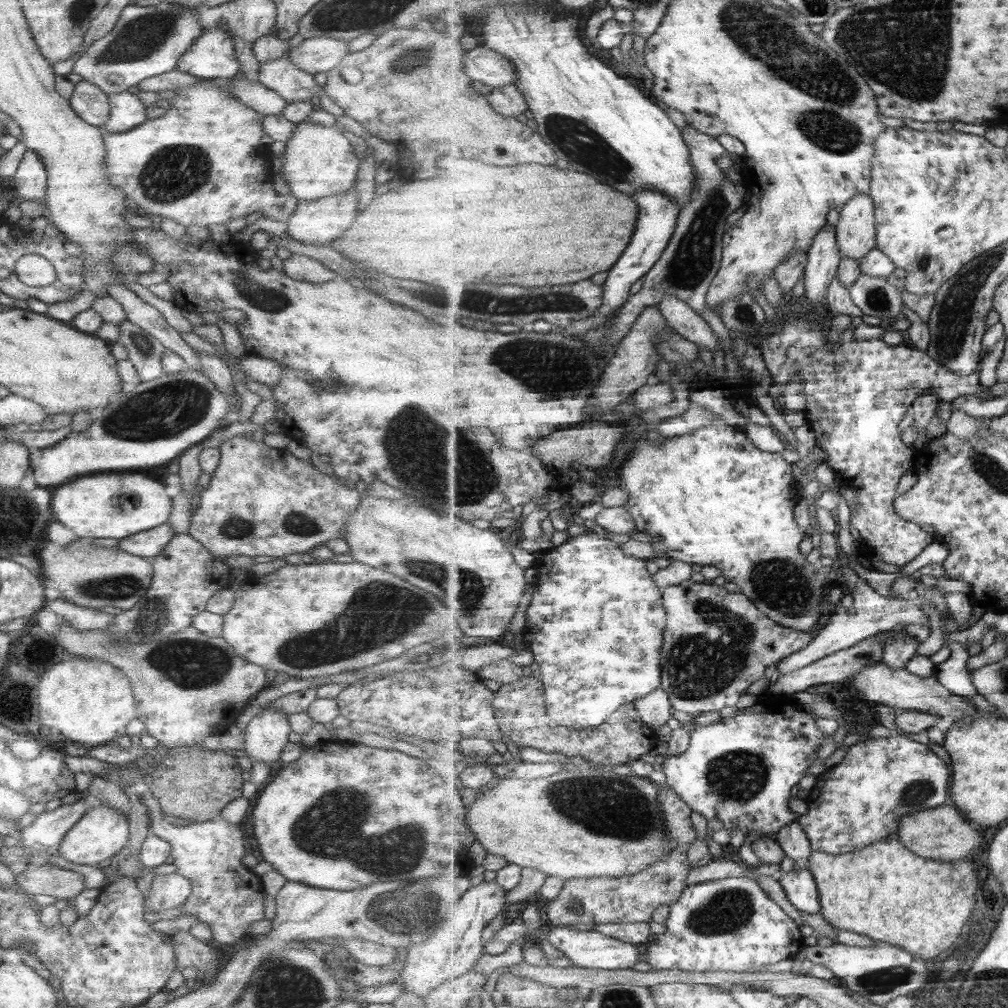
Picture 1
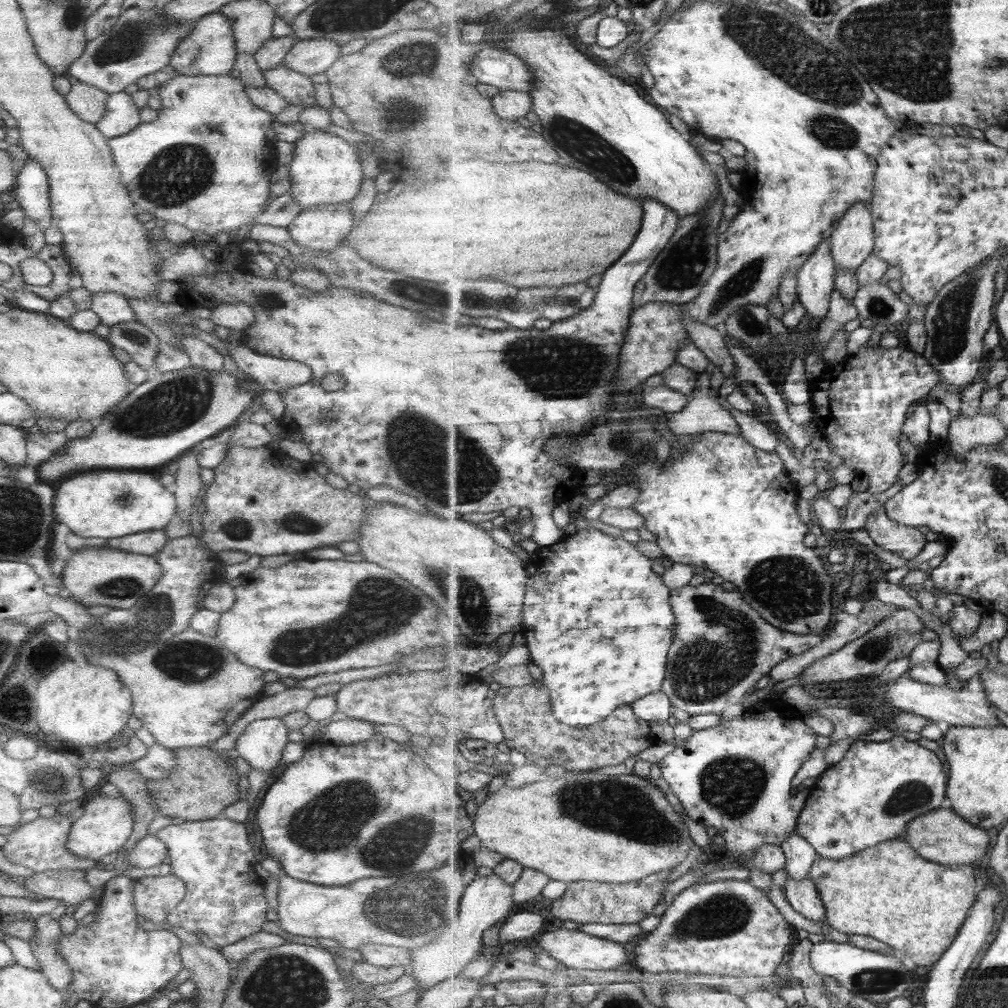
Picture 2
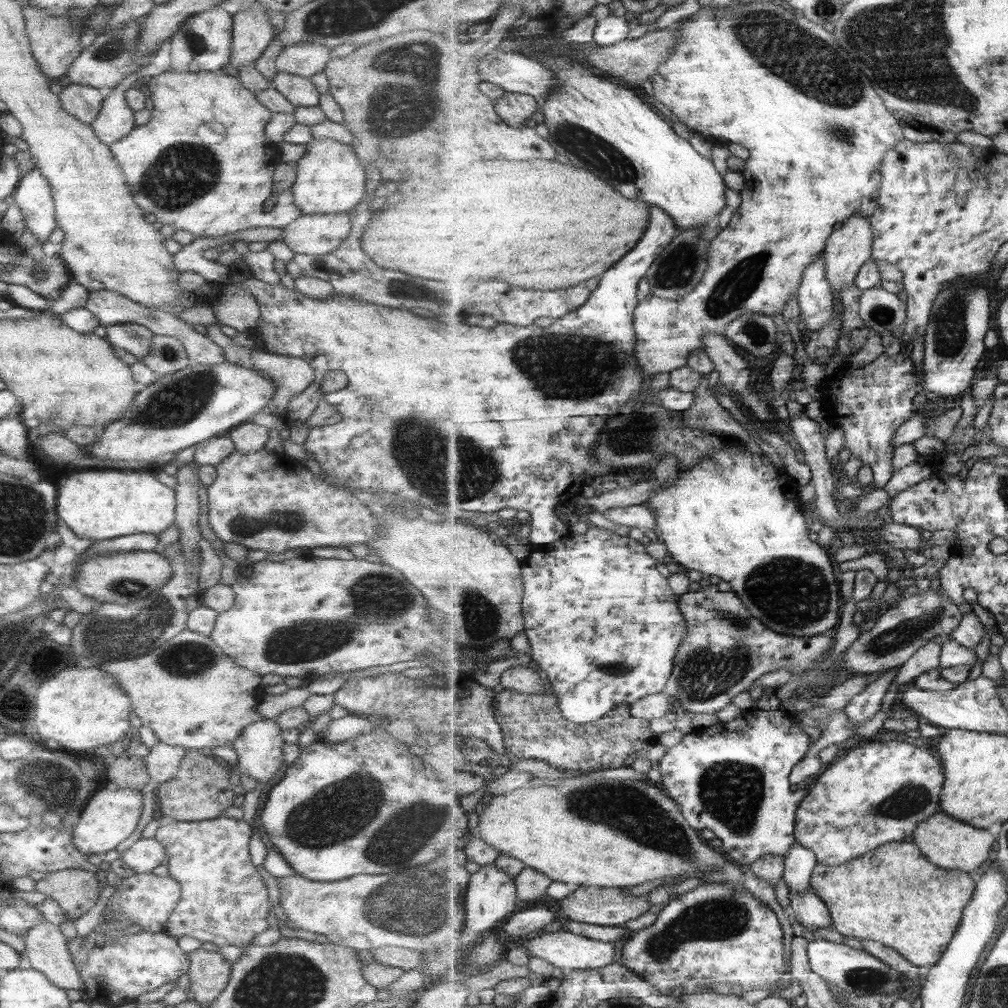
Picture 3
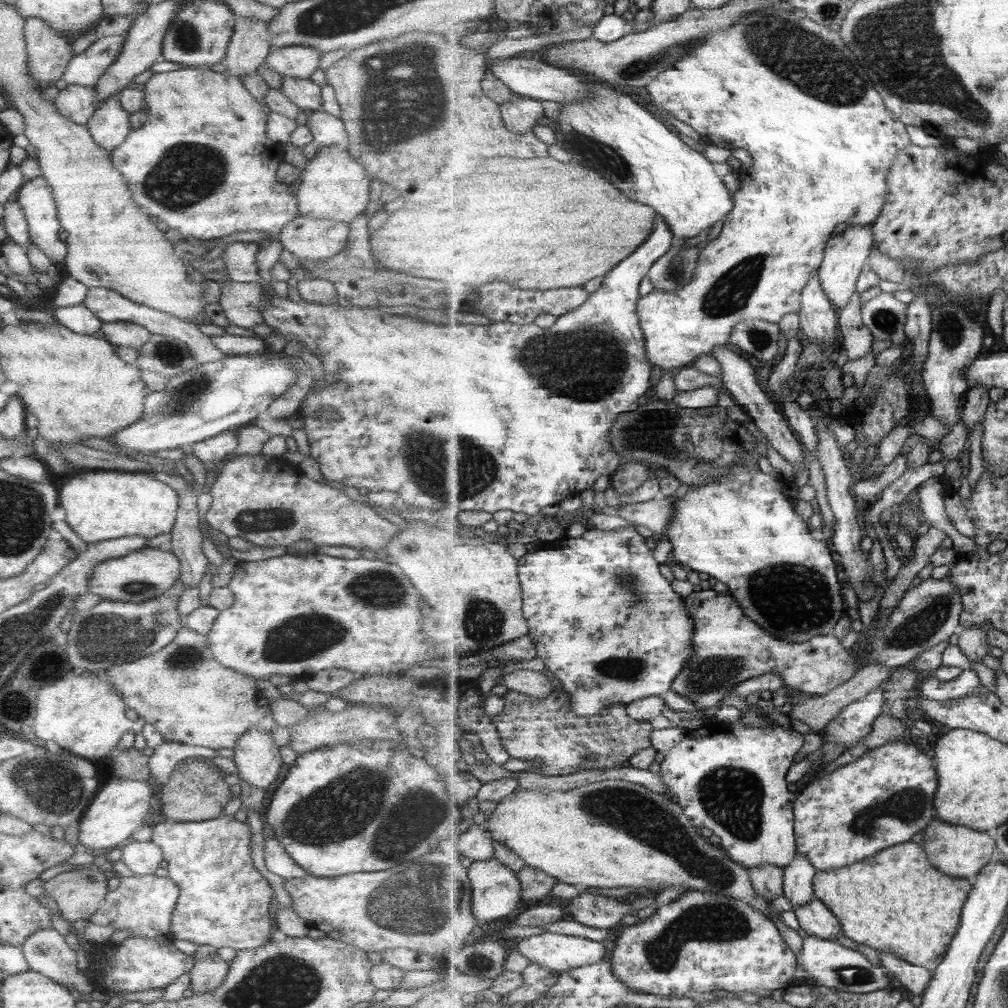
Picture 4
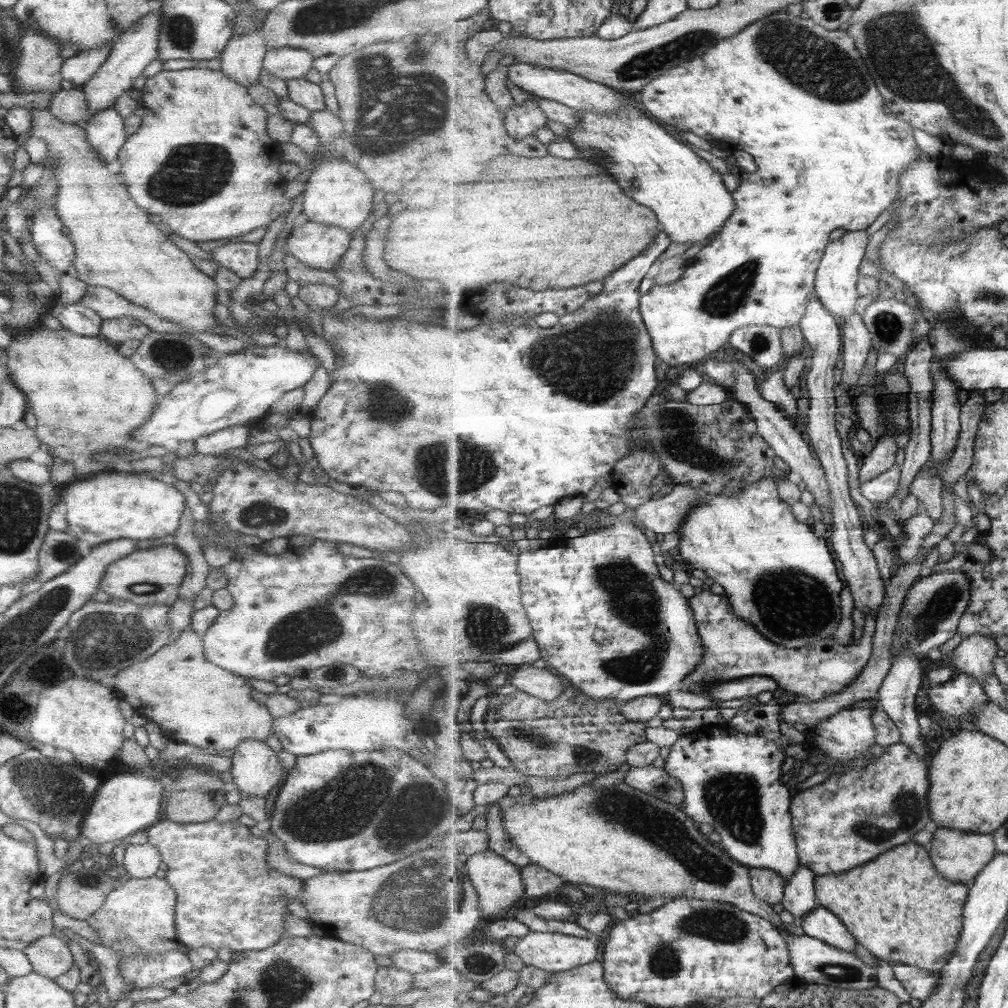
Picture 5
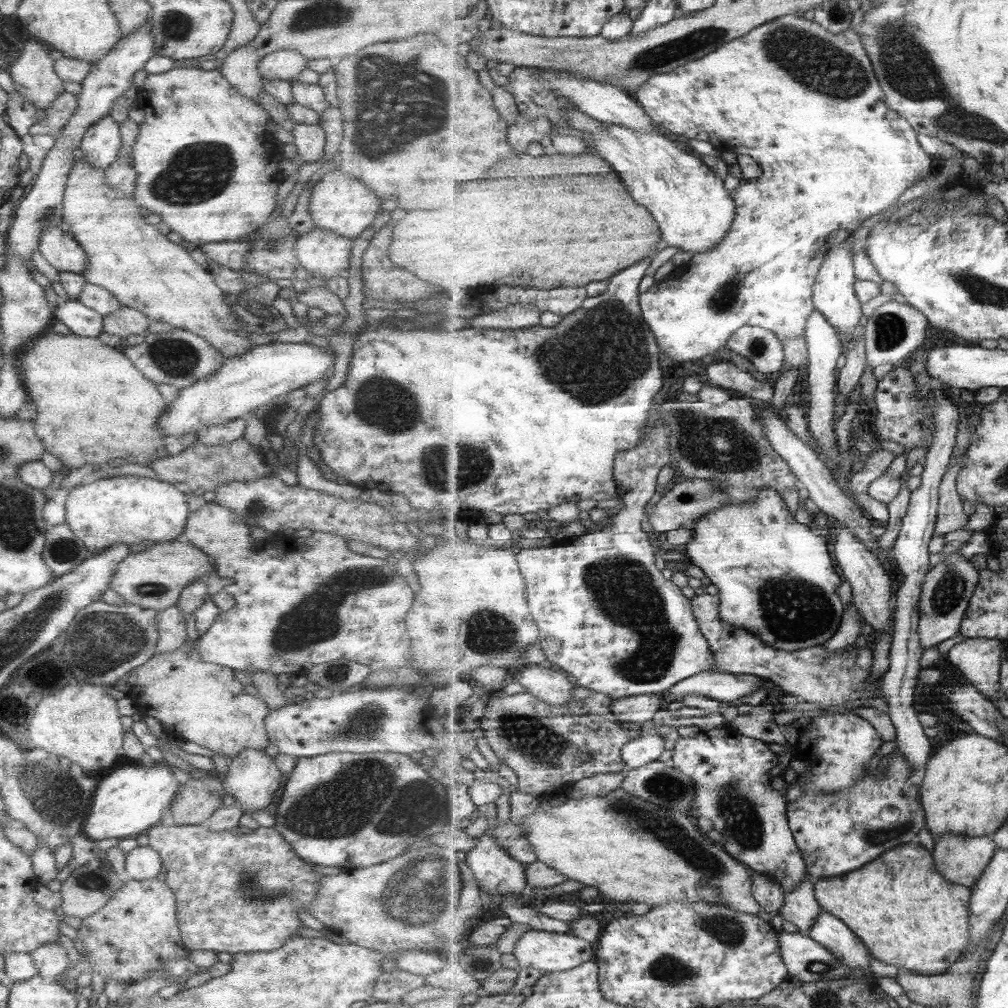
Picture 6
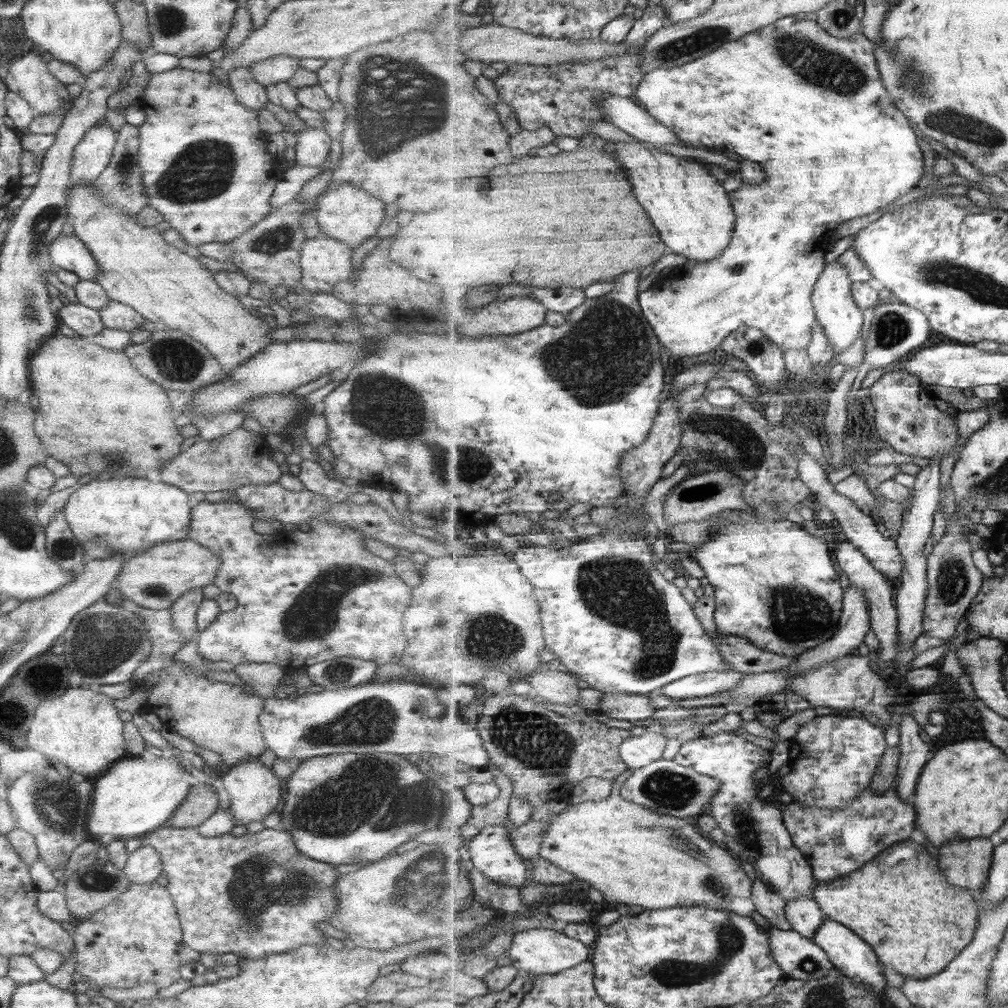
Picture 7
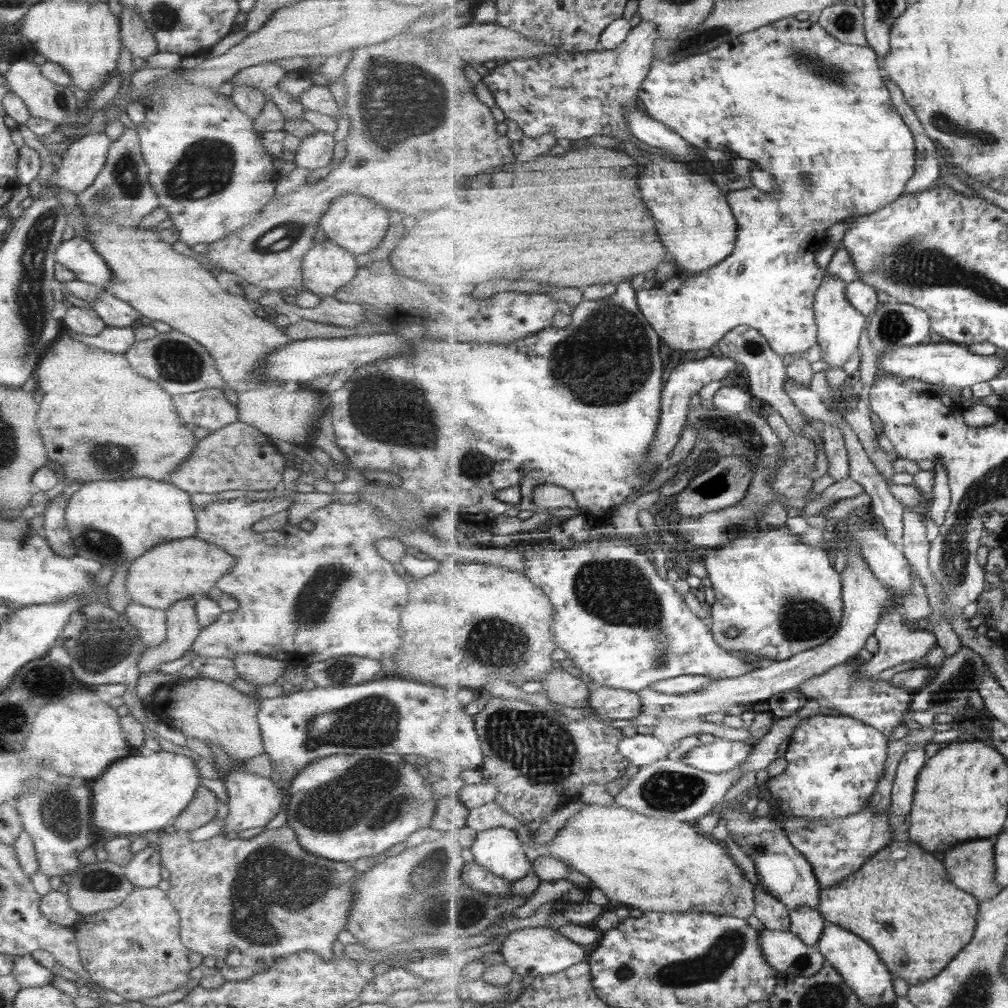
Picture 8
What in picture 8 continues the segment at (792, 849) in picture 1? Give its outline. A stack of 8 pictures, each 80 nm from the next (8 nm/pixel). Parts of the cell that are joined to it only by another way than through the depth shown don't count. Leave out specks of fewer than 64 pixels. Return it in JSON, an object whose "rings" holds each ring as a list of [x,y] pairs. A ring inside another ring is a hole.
{"rings":[[[804,906],[790,911],[791,928],[807,946],[818,946],[824,928],[827,925],[826,918],[819,909]]]}

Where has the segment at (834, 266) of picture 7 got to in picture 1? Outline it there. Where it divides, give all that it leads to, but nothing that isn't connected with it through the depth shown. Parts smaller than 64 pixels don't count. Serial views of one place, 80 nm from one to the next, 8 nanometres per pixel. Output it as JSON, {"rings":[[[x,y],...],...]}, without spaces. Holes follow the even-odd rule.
{"rings":[[[858,194],[839,212],[837,243],[841,255],[857,260],[876,248],[876,205],[870,194]]]}

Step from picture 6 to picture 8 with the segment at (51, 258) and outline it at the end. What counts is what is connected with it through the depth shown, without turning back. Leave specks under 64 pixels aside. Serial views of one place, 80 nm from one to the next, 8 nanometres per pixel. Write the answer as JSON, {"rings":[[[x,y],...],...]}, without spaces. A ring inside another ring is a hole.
{"rings":[[[73,236],[69,241],[57,245],[54,252],[56,264],[67,268],[76,280],[103,289],[109,283],[109,268],[91,244],[81,237]]]}

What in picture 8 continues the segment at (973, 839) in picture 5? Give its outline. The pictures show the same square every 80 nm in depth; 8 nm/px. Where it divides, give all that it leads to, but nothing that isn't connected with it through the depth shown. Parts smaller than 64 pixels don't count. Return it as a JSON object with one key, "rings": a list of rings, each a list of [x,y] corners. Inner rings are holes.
{"rings":[[[980,839],[957,844],[944,853],[950,880],[965,892],[973,893],[981,903],[1002,891],[996,877],[995,850],[991,840]]]}

